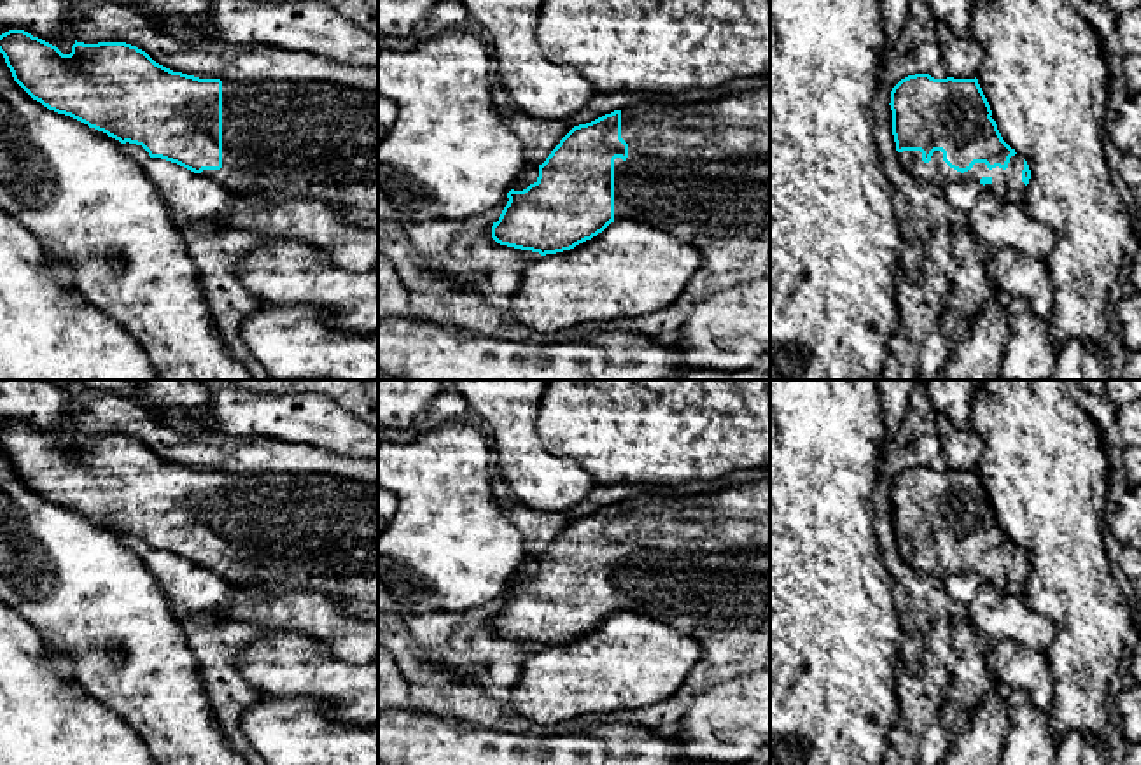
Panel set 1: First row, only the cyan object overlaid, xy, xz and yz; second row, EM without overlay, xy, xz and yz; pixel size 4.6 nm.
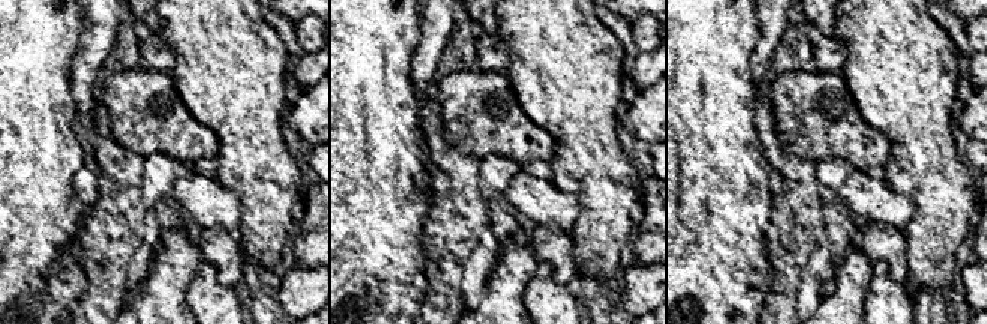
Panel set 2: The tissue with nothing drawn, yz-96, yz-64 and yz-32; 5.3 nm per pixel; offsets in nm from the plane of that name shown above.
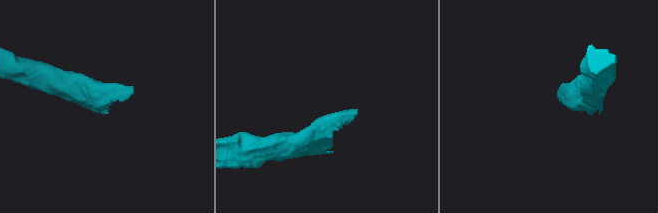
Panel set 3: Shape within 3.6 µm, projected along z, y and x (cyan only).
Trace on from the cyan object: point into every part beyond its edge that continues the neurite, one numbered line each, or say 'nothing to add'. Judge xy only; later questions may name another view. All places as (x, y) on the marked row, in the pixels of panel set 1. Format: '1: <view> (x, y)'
1: xy (282, 140)

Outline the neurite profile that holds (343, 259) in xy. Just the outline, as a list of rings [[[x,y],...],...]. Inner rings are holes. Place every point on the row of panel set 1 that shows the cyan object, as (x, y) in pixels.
[[[238,196],[206,222],[252,231],[266,240],[306,242],[343,270],[378,270],[378,229],[354,224],[345,212],[327,203],[294,200],[270,205],[252,196]]]

